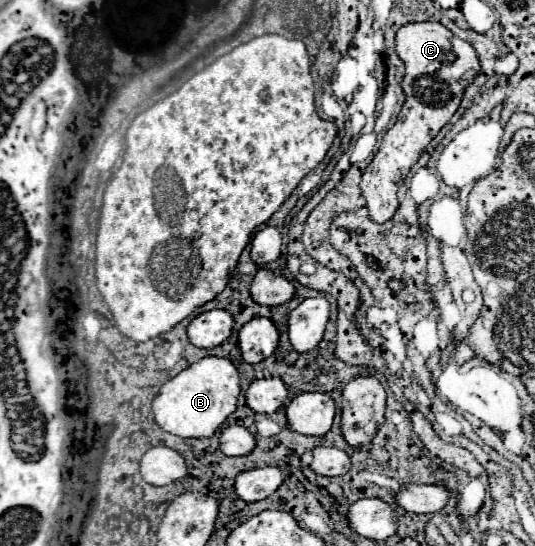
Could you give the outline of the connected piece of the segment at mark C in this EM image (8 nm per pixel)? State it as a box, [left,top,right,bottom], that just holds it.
[361,22,481,222]

